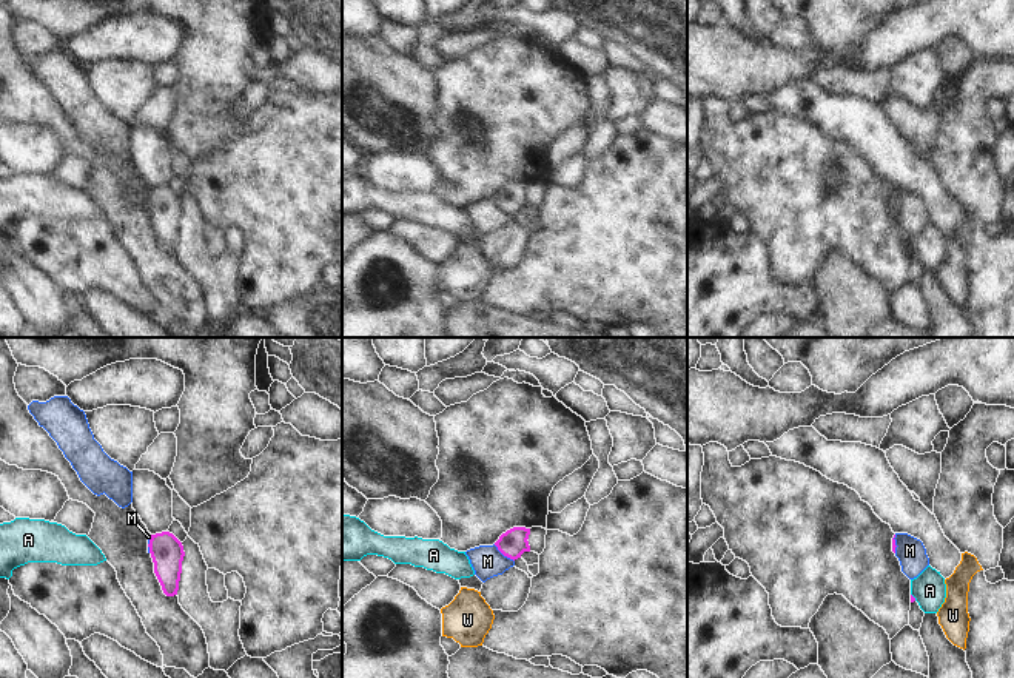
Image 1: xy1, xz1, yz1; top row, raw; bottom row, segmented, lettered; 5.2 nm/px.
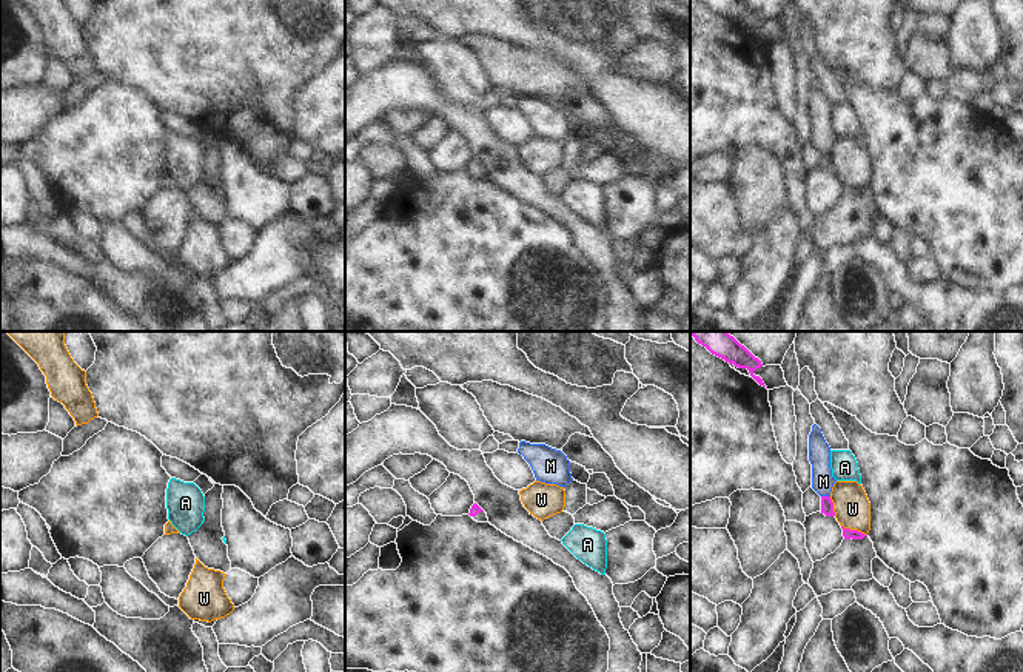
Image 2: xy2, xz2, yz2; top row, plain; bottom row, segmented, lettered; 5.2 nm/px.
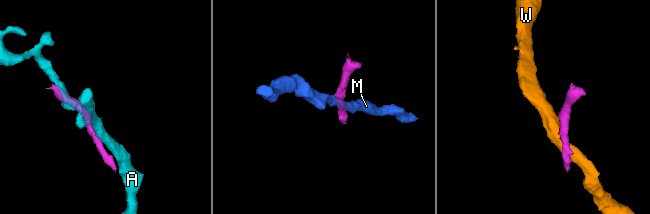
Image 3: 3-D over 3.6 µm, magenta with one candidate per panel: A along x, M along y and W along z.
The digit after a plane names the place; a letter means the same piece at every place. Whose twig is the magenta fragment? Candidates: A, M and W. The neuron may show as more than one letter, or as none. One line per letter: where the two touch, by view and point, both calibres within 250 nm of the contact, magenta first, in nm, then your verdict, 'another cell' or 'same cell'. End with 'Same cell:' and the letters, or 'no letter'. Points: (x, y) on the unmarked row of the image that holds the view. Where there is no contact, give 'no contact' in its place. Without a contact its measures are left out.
A: contact yz1 (913, 251); calibres 20 and 180 nm; another cell
M: contact xz1 (504, 210); calibres 150 and 170 nm; another cell
W: contact yz2 (854, 185); calibres 60 and 190 nm; another cell
Same cell: no letter

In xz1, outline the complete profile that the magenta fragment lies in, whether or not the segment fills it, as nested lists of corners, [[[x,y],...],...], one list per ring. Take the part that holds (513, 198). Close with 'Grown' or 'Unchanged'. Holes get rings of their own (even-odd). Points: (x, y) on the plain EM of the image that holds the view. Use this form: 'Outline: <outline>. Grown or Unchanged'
Outline: [[[513,182],[505,188],[502,188],[499,194],[495,197],[495,200],[504,211],[515,216],[521,213],[524,206],[530,206],[530,200],[527,196],[529,190],[530,190],[530,183]]]. Unchanged

